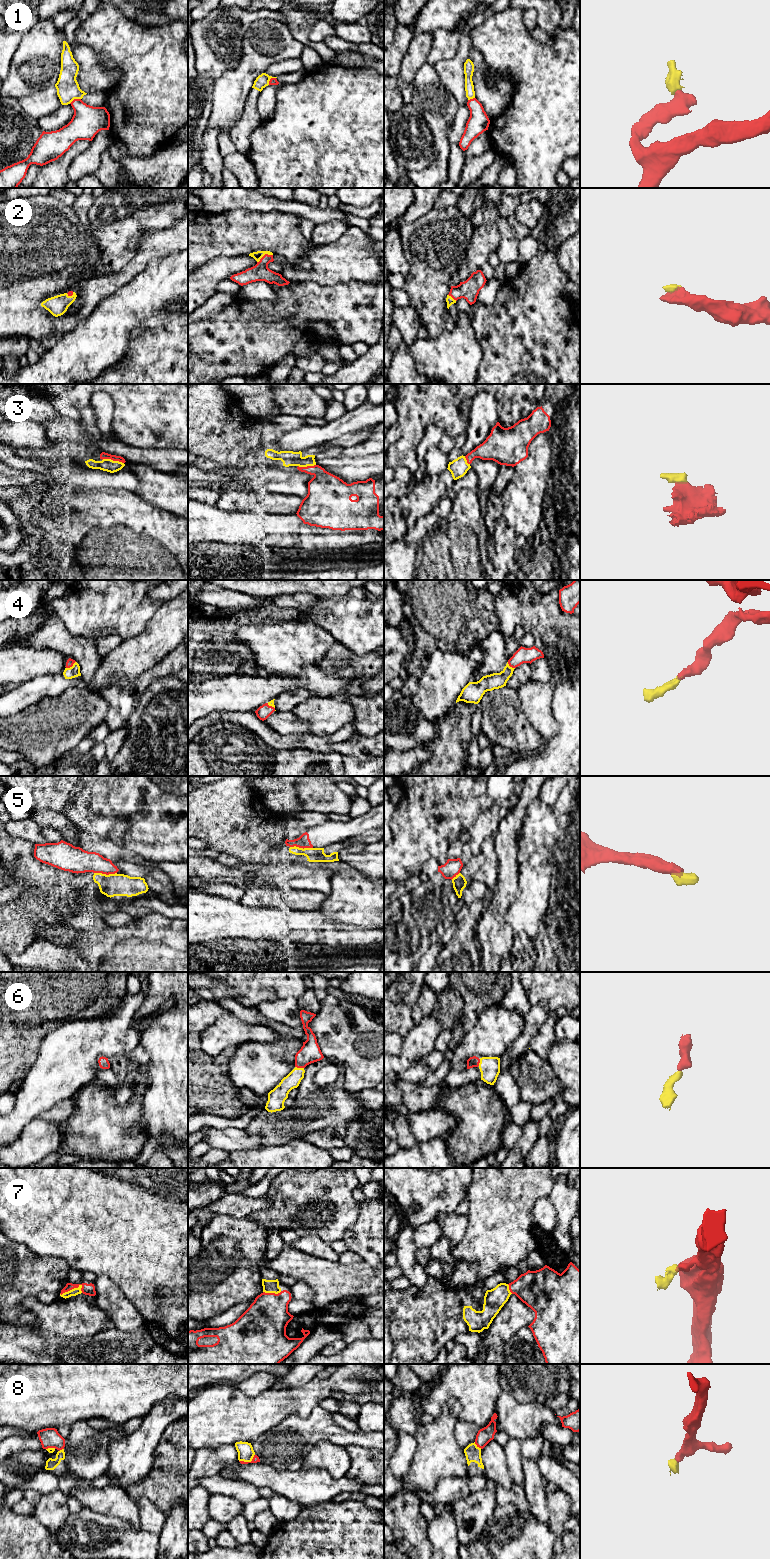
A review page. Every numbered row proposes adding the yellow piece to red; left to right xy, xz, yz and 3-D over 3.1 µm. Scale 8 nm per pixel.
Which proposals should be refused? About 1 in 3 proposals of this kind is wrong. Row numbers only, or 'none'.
1, 5

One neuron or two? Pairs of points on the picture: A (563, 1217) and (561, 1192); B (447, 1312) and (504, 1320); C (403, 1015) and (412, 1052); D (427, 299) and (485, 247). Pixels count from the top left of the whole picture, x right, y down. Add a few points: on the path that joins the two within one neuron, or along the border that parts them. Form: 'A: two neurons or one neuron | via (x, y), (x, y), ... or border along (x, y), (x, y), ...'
A: one neuron | via (563, 1211), (563, 1198)
B: two neurons | border along (508, 1299), (487, 1328)
C: two neurons | border along (414, 1023), (411, 1030), (403, 1038)
D: two neurons | border along (471, 237), (464, 260)

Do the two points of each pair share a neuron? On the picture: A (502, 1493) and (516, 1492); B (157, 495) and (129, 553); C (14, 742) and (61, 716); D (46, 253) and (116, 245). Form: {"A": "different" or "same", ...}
{"A": "same", "B": "different", "C": "same", "D": "different"}

